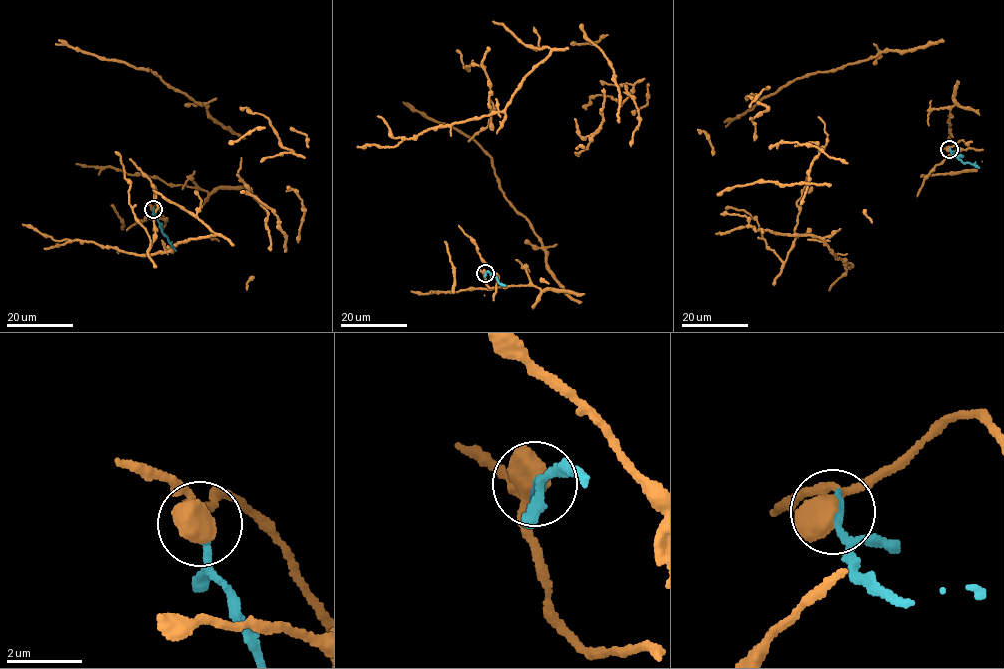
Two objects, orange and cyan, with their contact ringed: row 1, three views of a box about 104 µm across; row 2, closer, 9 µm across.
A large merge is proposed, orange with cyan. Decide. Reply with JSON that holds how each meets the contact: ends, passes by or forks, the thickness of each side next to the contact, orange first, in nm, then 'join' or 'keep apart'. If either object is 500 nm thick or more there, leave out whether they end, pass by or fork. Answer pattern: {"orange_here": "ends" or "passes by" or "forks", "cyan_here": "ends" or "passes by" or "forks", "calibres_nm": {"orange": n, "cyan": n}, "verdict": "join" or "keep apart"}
{"calibres_nm": {"orange": 500, "cyan": 280}, "verdict": "keep apart"}

